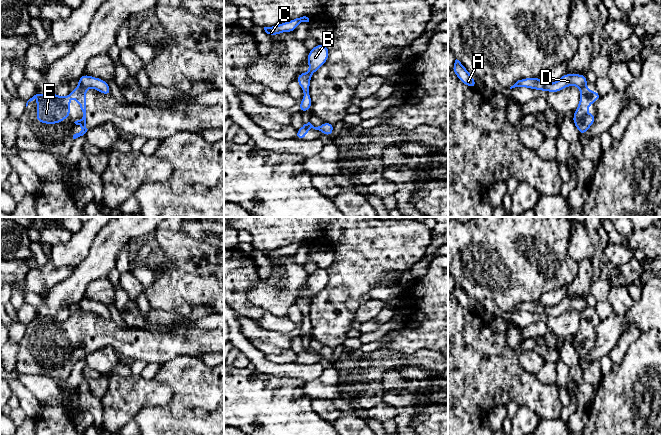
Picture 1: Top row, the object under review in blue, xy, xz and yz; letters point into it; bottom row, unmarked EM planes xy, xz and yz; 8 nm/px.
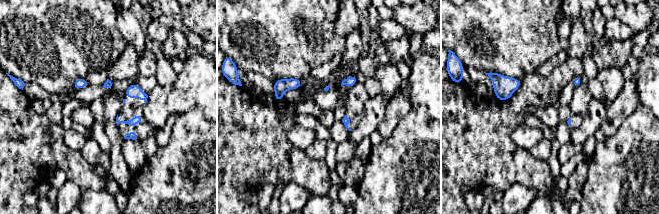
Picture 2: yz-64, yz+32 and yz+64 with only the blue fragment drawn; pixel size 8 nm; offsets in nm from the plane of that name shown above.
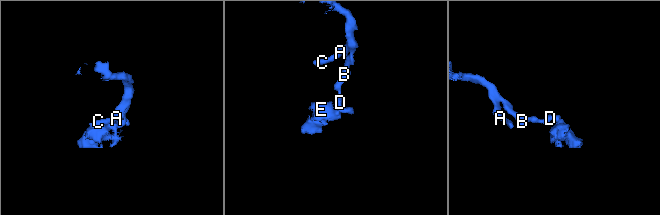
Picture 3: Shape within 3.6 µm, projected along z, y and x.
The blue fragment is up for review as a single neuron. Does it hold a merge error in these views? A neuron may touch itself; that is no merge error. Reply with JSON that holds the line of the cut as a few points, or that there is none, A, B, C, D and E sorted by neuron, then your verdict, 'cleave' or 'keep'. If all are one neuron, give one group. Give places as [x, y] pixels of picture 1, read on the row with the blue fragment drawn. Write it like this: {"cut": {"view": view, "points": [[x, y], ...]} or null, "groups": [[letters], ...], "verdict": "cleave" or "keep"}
{"cut": {"view": "xy", "points": [[79, 84], [85, 88]]}, "groups": [["A", "B", "C", "D"], ["E"]], "verdict": "cleave"}

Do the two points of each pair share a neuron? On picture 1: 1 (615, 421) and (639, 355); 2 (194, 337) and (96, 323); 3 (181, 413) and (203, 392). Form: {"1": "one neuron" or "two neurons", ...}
{"1": "one neuron", "2": "one neuron", "3": "one neuron"}

